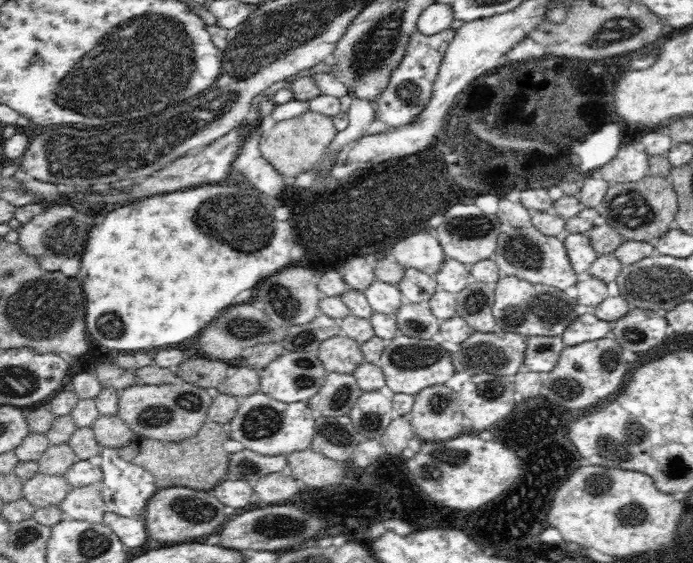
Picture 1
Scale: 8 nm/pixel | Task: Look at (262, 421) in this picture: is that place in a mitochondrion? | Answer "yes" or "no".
yes

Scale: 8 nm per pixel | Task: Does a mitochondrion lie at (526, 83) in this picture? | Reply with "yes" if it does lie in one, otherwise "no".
no

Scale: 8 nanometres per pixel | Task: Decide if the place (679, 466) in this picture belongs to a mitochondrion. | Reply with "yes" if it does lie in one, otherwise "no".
yes

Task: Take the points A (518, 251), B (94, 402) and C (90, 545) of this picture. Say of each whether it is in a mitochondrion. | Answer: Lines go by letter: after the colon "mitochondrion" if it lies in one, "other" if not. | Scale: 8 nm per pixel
A: mitochondrion
B: other
C: mitochondrion

